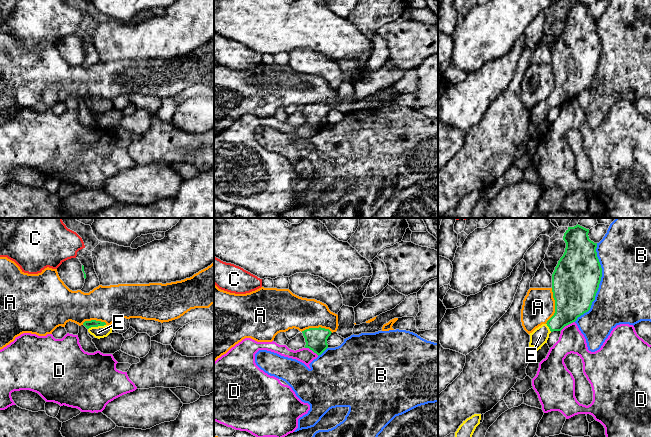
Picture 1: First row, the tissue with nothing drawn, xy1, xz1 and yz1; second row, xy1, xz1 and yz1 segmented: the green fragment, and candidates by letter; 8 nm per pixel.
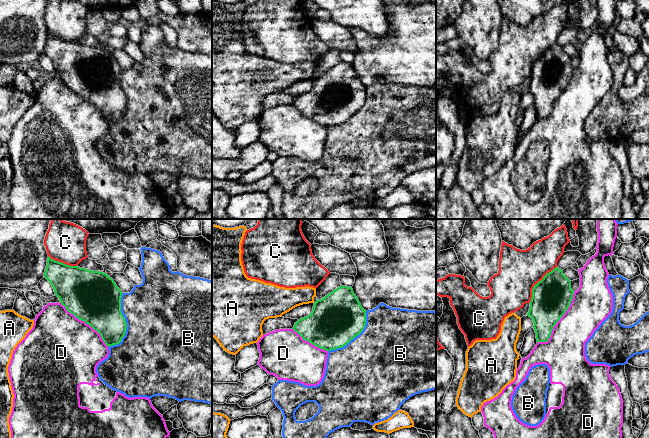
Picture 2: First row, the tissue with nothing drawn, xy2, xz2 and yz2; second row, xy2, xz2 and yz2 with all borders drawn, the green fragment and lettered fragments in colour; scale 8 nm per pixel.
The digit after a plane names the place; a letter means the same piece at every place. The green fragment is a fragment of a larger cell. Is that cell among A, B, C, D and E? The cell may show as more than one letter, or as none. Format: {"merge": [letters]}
{"merge": ["E"]}

